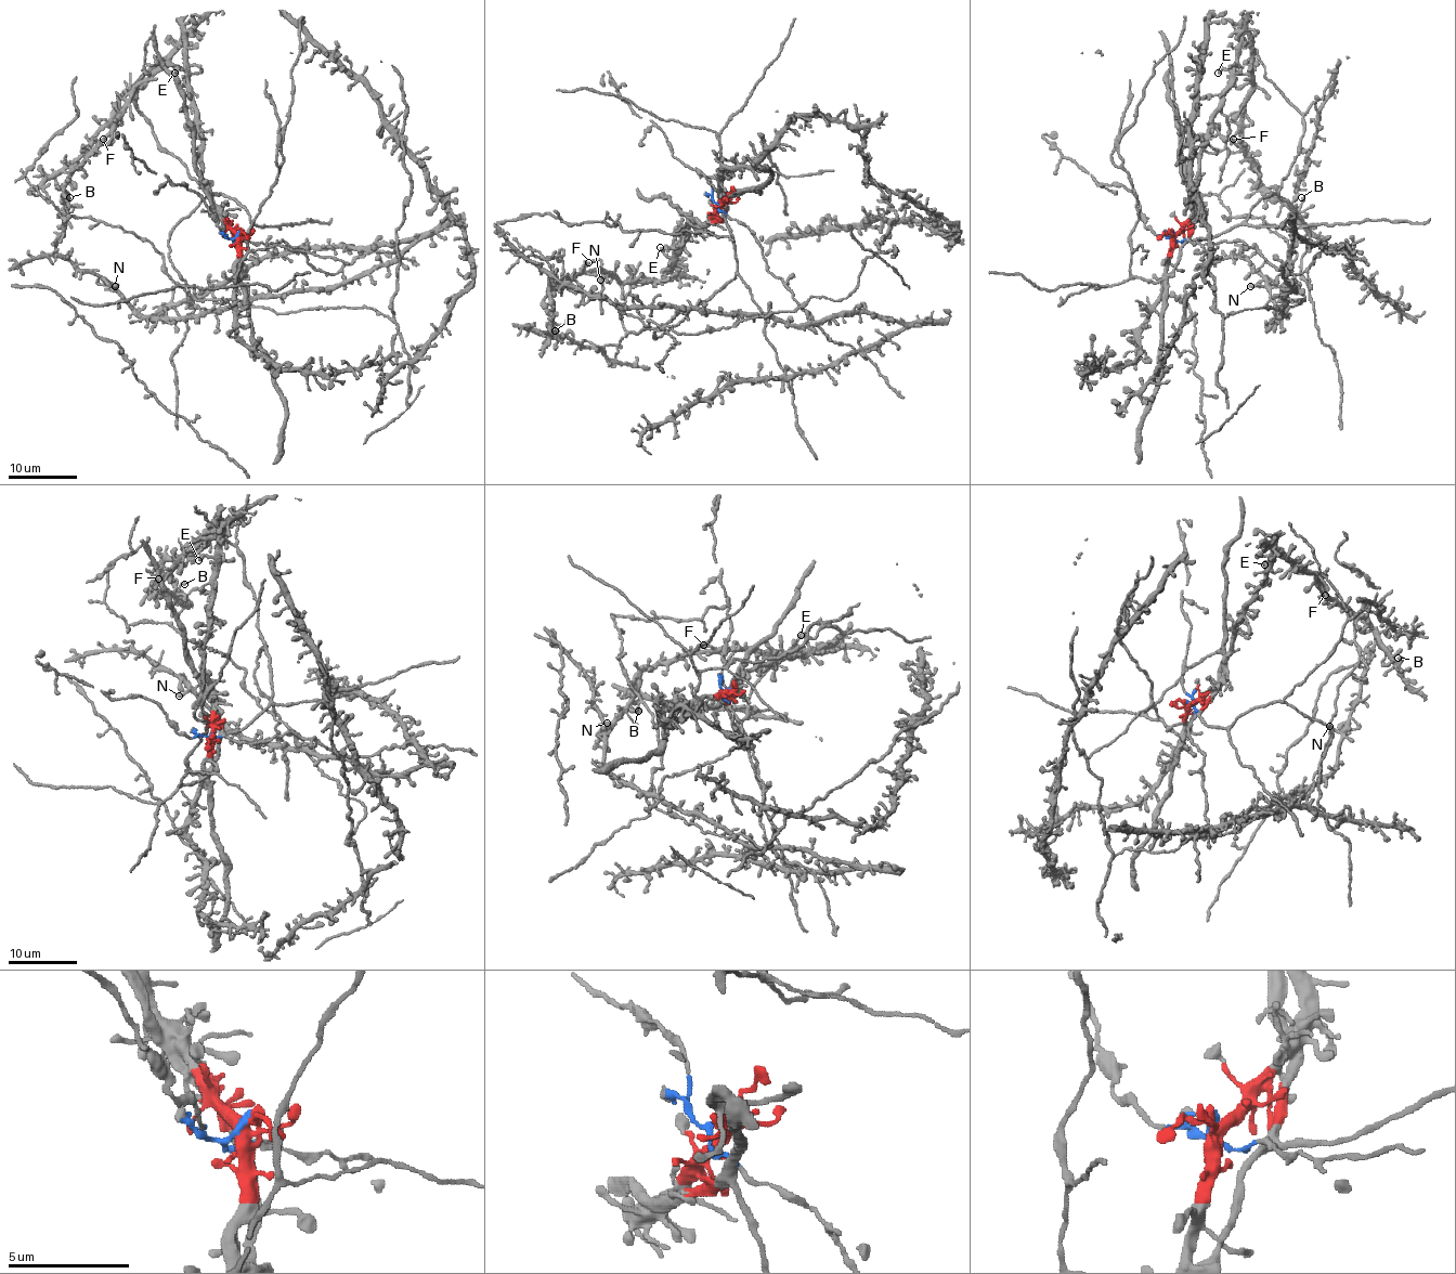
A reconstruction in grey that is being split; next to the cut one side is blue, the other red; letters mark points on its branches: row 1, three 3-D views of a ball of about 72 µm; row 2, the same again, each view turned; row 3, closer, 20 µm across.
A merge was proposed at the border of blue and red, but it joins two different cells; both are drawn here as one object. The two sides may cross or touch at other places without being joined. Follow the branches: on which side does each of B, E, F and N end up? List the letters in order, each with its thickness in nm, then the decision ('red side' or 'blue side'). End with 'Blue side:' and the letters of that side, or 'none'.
B: 200 nm thick; red side
E: 380 nm thick; red side
F: 320 nm thick; red side
N: 360 nm thick; blue side
Blue side: N

